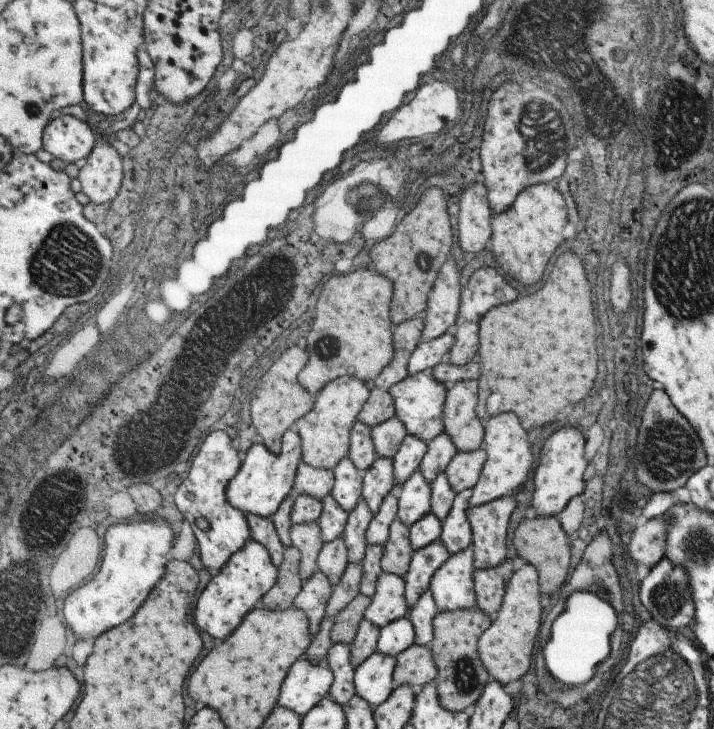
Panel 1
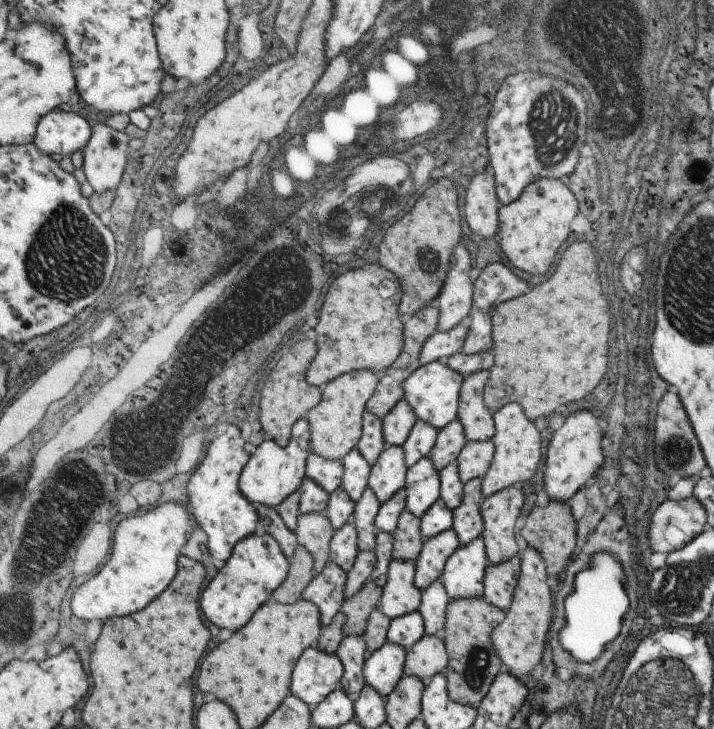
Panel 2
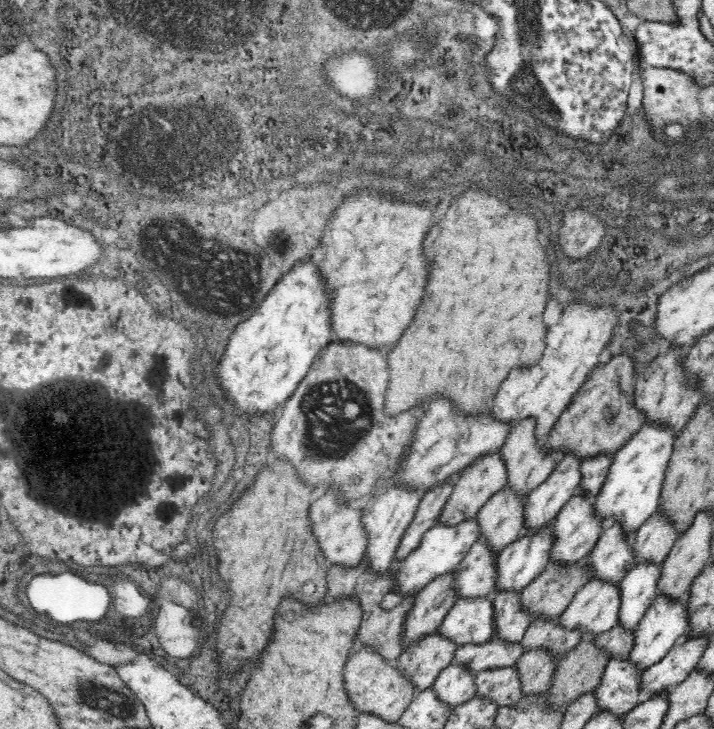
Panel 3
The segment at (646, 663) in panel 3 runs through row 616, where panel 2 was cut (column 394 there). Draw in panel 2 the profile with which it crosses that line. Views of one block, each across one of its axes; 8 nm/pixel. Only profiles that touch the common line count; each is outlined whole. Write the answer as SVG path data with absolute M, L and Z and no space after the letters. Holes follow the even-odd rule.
M387 642L381 650L369 656L365 666L365 676L369 682L367 686L377 688L385 698L389 698L391 690L405 674L405 656L407 650L401 644L393 642Z

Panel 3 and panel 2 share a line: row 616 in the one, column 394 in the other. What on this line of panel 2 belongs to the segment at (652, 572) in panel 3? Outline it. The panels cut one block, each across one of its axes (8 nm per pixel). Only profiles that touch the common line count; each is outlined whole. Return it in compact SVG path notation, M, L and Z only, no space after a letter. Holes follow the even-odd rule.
M419 610L391 620L389 642L401 644L405 650L411 650L411 646L415 642L419 642L423 636L425 636L425 622L423 622Z

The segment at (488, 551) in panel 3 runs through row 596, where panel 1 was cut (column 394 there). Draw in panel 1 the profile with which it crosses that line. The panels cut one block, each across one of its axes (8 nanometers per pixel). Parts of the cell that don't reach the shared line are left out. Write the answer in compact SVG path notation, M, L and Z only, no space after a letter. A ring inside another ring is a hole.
M405 436L397 454L393 456L393 476L395 476L395 492L397 488L419 470L419 464L427 452L427 442L417 436Z

